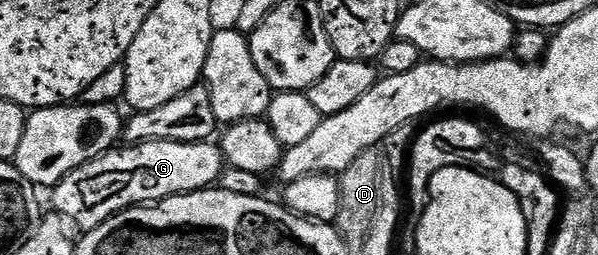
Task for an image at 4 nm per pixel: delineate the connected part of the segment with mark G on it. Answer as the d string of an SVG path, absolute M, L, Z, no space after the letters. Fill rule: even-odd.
M155 140L149 144L120 146L62 178L51 193L52 204L57 208L53 209L65 221L73 220L80 230L89 232L127 208L211 188L219 181L225 167L223 152L212 142L187 144Z

